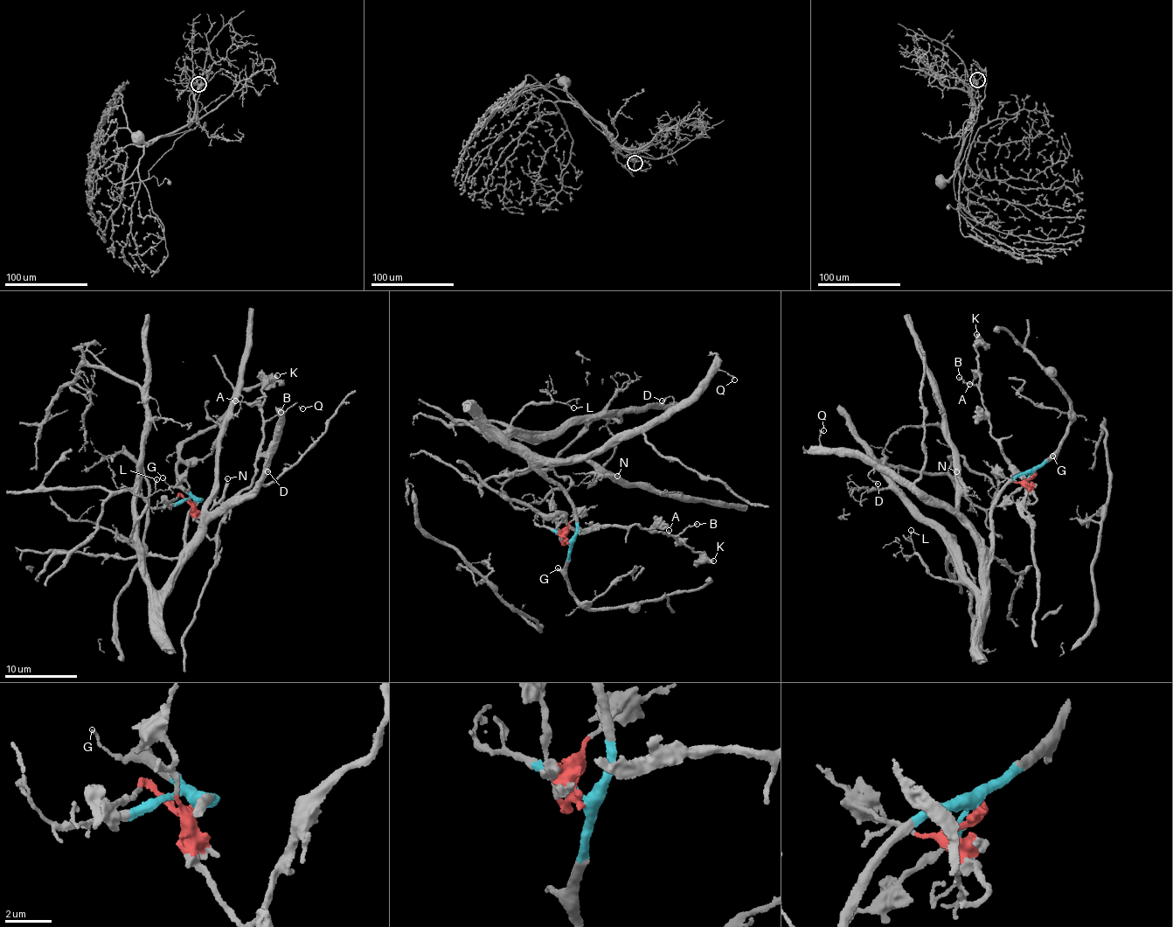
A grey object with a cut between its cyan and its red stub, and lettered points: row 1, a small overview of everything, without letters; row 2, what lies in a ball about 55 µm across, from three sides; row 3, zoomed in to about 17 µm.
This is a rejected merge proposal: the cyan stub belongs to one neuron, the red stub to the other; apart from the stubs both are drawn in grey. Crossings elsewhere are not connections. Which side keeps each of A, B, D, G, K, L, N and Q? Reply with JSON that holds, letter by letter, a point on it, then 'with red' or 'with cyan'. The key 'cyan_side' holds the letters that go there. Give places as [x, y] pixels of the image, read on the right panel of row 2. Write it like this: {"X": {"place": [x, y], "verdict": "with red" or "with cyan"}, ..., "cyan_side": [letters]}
{"A": {"place": [969, 384], "verdict": "with red"}, "B": {"place": [959, 377], "verdict": "with red"}, "D": {"place": [878, 484], "verdict": "with cyan"}, "G": {"place": [1052, 456], "verdict": "with cyan"}, "K": {"place": [976, 334], "verdict": "with red"}, "L": {"place": [911, 530], "verdict": "with cyan"}, "N": {"place": [956, 471], "verdict": "with cyan"}, "Q": {"place": [823, 430], "verdict": "with cyan"}, "cyan_side": ["D", "G", "L", "N", "Q"]}

